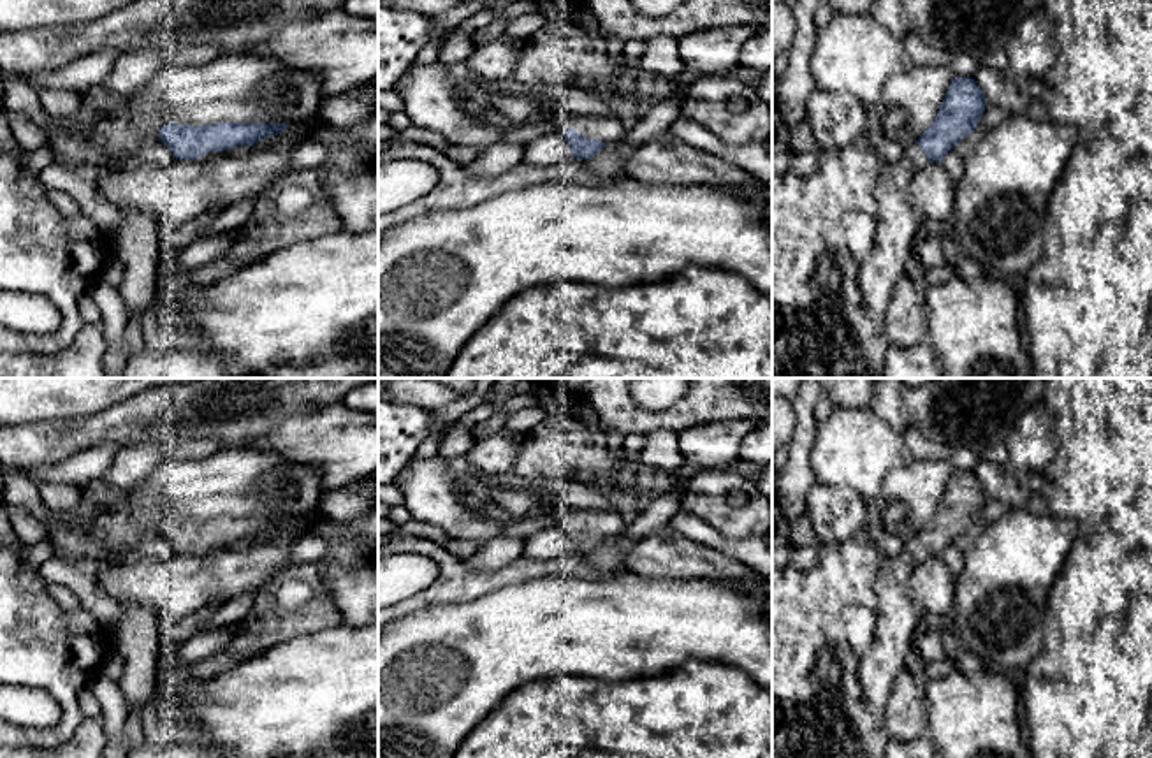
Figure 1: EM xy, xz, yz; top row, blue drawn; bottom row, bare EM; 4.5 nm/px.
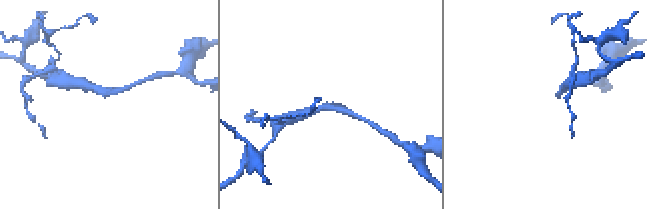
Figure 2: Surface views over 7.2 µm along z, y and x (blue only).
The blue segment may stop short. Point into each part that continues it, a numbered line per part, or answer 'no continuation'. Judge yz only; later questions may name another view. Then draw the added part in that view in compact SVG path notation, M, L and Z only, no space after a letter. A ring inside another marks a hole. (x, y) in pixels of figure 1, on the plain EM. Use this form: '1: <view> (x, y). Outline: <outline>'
1: yz (897, 621). Outline: M915 536L895 558L885 558L874 582L878 598L876 633L869 649L858 656L857 677L865 700L881 714L897 675L906 668L906 656L925 628L922 614L908 593L915 568L929 558Z

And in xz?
1: xz (607, 523). Outline: M580 510L575 517L575 524L586 531L609 536L619 536L626 531L628 524L617 510Z

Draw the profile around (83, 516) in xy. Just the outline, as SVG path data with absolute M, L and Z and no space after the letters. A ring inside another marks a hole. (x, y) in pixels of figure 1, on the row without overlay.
M83 494L81 503L72 510L60 510L51 514L51 522L63 528L79 528L83 531L90 531L95 526L95 519L106 508L104 503L97 503L95 499Z

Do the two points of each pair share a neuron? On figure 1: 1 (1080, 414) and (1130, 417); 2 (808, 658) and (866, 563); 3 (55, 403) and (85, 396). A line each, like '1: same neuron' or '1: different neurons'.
1: same neuron
2: same neuron
3: same neuron

